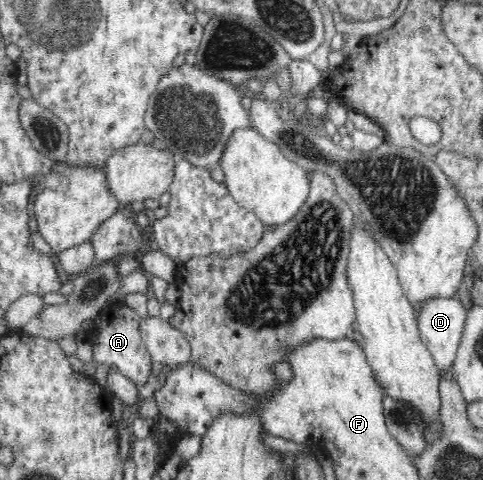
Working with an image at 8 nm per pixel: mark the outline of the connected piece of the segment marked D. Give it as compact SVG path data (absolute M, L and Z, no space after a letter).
M433 296L417 304L416 319L420 338L432 354L439 372L445 372L452 366L459 344L461 344L467 311L460 298L457 297Z

